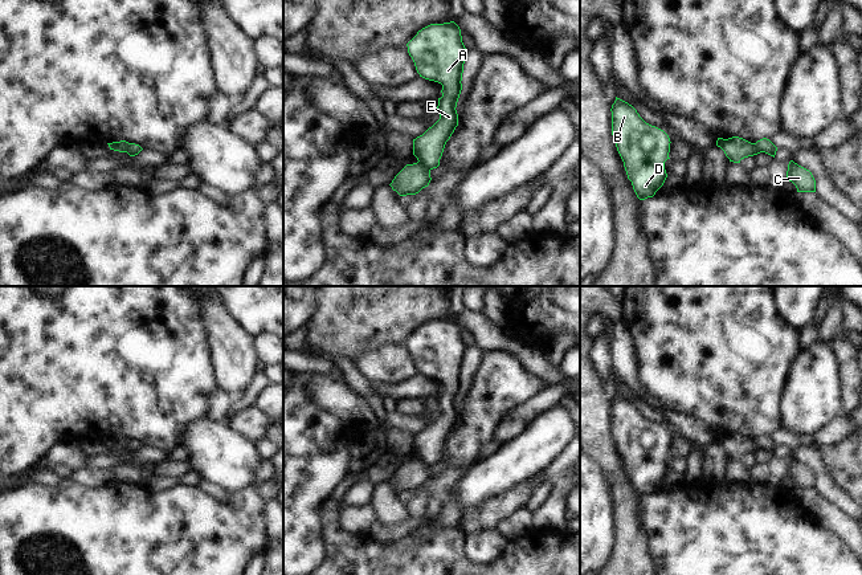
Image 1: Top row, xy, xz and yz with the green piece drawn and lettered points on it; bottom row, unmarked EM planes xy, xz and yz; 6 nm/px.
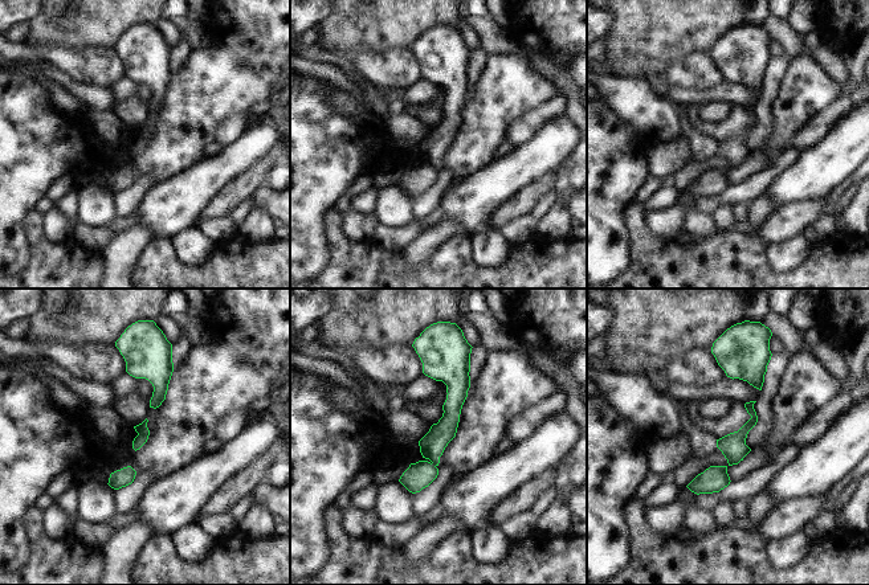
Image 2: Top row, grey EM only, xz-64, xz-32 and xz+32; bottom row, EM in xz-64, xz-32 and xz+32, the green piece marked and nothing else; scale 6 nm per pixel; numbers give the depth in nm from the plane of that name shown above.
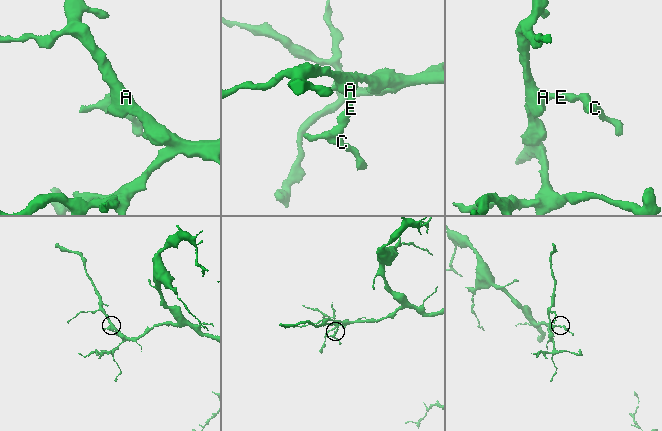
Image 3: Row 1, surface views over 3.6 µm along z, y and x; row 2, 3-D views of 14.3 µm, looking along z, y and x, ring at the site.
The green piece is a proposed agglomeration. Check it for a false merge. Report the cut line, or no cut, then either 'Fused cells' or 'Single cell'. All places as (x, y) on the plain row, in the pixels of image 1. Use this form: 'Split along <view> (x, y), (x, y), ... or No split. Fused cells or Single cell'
Split along xz (419, 457), (429, 467). Fused cells.

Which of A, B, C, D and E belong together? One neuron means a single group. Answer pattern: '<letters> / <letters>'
A B D E / C

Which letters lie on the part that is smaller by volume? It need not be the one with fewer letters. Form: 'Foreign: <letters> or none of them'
Foreign: C

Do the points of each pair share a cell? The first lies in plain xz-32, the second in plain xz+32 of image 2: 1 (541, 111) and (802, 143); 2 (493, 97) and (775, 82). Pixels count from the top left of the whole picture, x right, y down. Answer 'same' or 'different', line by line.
1: same
2: different

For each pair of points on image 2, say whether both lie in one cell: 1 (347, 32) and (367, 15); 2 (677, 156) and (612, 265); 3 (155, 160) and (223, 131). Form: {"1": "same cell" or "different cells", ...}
{"1": "same cell", "2": "different cells", "3": "different cells"}

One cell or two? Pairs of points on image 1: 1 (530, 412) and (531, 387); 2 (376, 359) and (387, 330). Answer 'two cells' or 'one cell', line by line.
1: two cells
2: two cells

